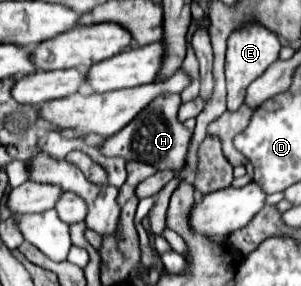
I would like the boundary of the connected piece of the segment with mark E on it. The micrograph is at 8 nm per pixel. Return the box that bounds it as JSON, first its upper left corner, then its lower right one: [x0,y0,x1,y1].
[226,24,280,110]

